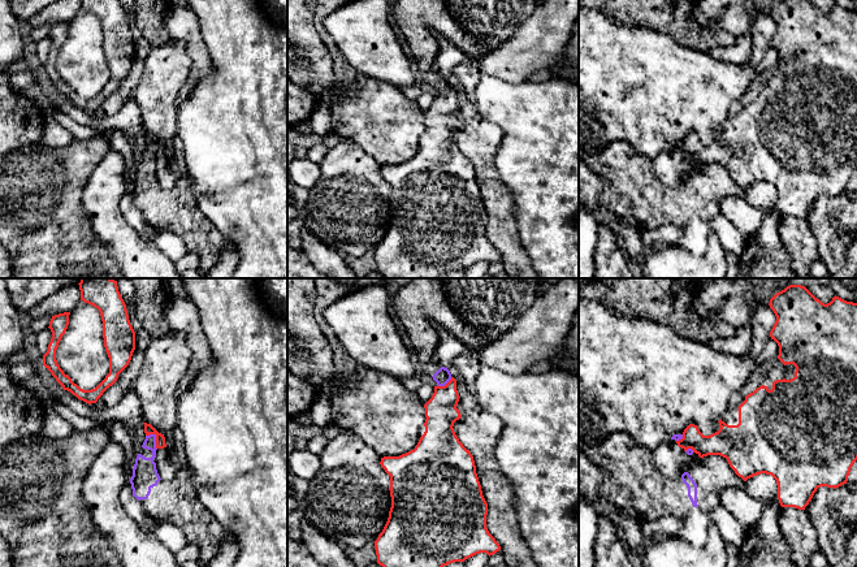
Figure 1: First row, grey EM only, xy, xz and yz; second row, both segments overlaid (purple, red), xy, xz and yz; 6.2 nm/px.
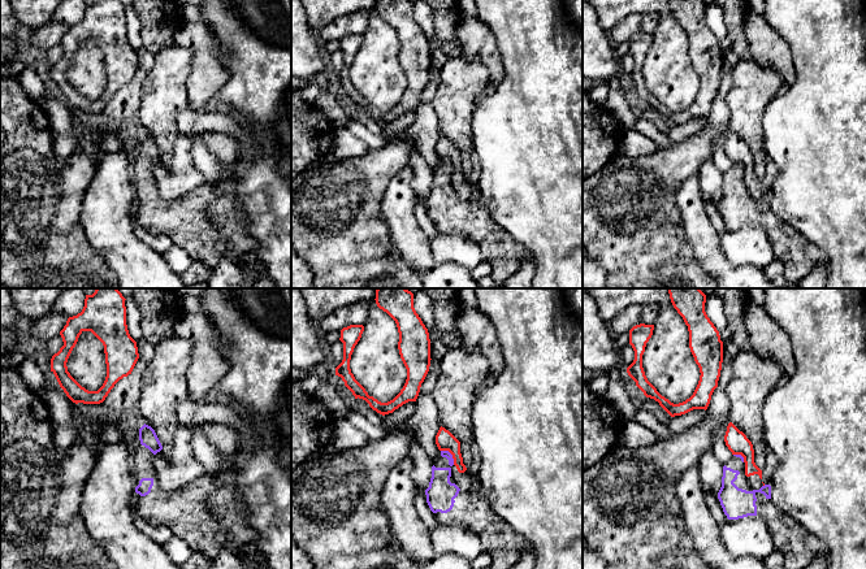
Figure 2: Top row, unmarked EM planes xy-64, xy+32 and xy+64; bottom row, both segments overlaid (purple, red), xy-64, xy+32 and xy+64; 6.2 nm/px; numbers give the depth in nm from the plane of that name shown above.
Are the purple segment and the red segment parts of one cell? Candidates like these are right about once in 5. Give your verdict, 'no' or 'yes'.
no

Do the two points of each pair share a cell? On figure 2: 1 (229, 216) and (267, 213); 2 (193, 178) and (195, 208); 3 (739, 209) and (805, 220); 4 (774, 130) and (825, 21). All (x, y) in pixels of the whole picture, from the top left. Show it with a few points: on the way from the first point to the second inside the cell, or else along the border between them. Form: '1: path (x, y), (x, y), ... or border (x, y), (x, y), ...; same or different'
1: border (216, 194), (236, 204), (242, 226), (255, 240); different
2: border (204, 185), (191, 189), (177, 198), (165, 199); different
3: border (769, 194), (771, 211), (800, 234); different
4: path (801, 103), (825, 79), (825, 48); same

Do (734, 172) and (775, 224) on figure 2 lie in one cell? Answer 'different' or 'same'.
same

